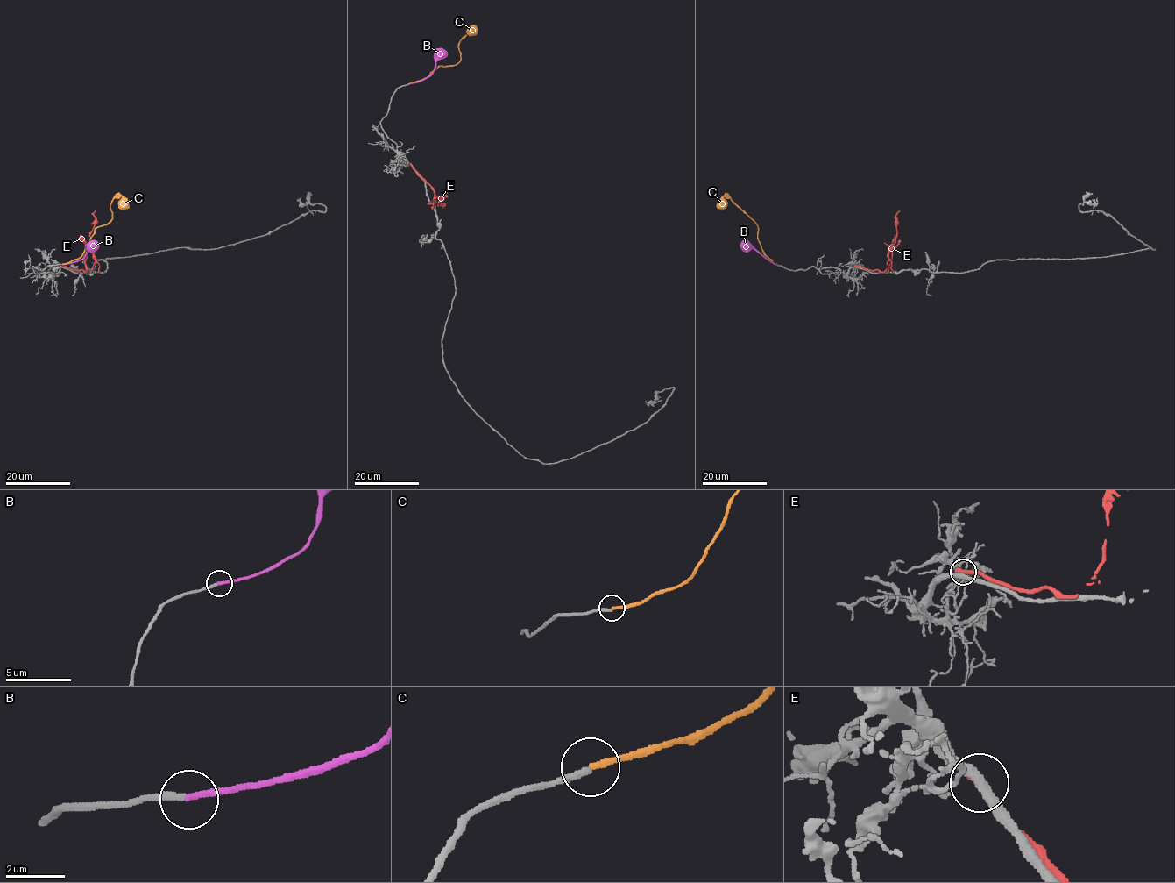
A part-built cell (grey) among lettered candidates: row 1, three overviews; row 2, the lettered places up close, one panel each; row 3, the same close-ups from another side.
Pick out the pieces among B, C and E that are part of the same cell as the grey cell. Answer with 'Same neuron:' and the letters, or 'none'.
Same neuron: C

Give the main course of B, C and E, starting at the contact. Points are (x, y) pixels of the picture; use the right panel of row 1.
B: (775, 265), (753, 249), (745, 249), (739, 245)
C: (775, 264), (758, 240), (756, 224), (730, 198), (725, 199), (725, 202), (720, 209)
E: (856, 266), (883, 271), (891, 262), (892, 249), (889, 247), (895, 242), (895, 219), (900, 210)

